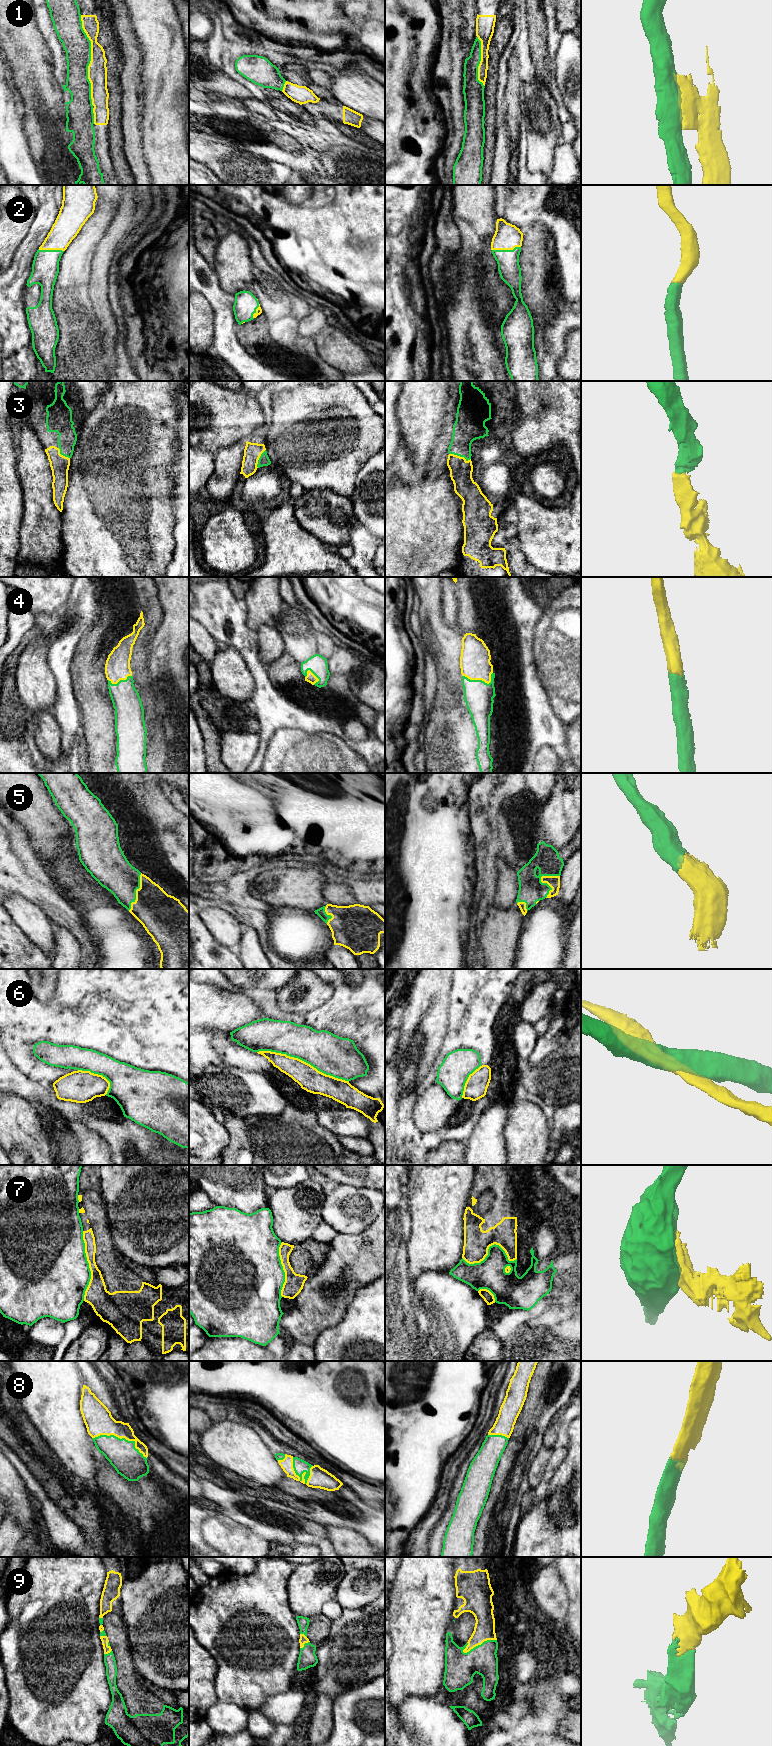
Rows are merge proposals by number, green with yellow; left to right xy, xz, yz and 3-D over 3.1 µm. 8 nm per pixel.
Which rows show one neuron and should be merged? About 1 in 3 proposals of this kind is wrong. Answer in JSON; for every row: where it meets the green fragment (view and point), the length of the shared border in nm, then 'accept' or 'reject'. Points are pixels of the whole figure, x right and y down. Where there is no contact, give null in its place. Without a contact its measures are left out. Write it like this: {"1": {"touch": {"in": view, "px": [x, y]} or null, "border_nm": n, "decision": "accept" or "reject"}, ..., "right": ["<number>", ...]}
{"1": {"touch": {"in": "xy", "px": [90, 60]}, "border_nm": 750, "decision": "reject"}, "2": {"touch": {"in": "yz", "px": [506, 250]}, "border_nm": 240, "decision": "accept"}, "3": {"touch": {"in": "yz", "px": [460, 456]}, "border_nm": 180, "decision": "accept"}, "4": {"touch": {"in": "yz", "px": [480, 680]}, "border_nm": 260, "decision": "accept"}, "5": {"touch": {"in": "yz", "px": [540, 880]}, "border_nm": 220, "decision": "accept"}, "6": {"touch": {"in": "xz", "px": [303, 1060]}, "border_nm": 750, "decision": "reject"}, "7": {"touch": {"in": "xy", "px": [88, 1266]}, "border_nm": 550, "decision": "reject"}, "8": {"touch": {"in": "xz", "px": [294, 1470]}, "border_nm": 240, "decision": "accept"}, "9": {"touch": {"in": "yz", "px": [479, 1645]}, "border_nm": 300, "decision": "accept"}, "right": ["2", "3", "4", "5", "8", "9"]}

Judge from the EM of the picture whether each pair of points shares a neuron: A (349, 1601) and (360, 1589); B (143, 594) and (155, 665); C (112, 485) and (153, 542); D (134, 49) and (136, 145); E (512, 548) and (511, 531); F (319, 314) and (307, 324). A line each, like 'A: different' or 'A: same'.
A: same
B: different
C: same
D: same
E: different
F: same

